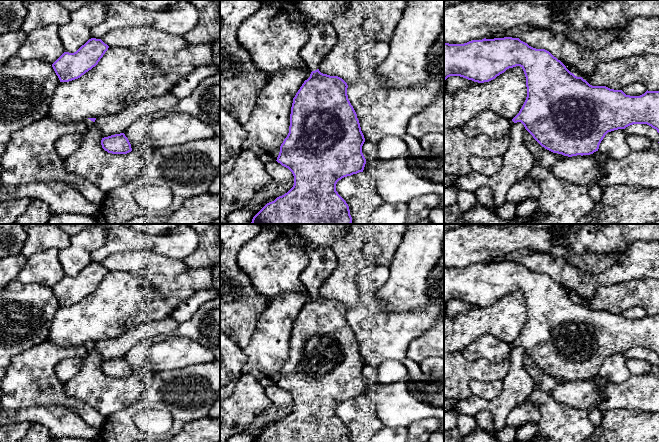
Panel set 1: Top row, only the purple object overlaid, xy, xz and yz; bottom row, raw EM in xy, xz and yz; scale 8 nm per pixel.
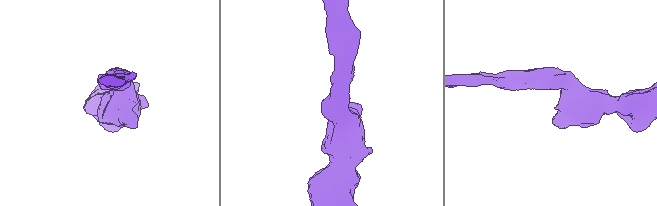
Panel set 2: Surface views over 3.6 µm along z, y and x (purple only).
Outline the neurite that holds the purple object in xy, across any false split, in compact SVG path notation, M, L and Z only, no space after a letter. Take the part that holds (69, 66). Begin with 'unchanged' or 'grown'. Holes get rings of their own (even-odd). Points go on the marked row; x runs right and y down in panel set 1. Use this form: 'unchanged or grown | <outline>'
unchanged | M91 38L76 52L64 52L52 67L60 82L78 79L98 64L108 48L101 39Z

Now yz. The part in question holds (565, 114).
grown | M519 38L444 43L444 81L450 76L460 76L478 83L489 82L516 66L523 69L527 87L527 97L519 113L508 120L492 111L484 111L461 128L465 135L501 138L510 133L515 123L521 122L542 147L572 157L593 154L608 132L633 124L647 124L659 133L659 91L647 90L640 96L630 96L622 90L592 86L571 73L549 51L533 48Z

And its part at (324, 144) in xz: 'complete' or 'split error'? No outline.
split error

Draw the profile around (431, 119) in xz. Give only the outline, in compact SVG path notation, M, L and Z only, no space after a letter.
M444 96L435 98L421 113L412 116L407 134L417 140L431 133L444 134Z

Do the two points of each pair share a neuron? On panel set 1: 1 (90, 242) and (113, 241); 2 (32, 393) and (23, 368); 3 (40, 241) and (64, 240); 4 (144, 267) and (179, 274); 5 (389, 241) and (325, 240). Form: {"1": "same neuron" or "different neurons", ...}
{"1": "different neurons", "2": "same neuron", "3": "same neuron", "4": "same neuron", "5": "different neurons"}

